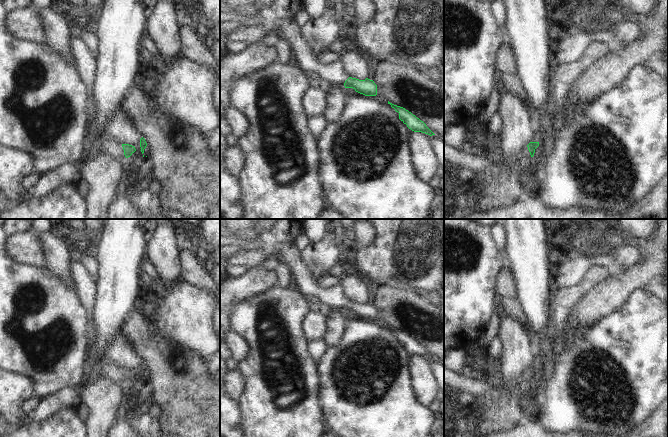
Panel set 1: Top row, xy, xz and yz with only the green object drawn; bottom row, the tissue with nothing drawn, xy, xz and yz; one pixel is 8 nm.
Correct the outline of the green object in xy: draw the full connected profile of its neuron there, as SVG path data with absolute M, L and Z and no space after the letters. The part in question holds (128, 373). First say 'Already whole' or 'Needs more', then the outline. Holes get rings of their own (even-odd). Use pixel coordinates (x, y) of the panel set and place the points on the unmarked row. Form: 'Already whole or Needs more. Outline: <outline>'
Needs more. Outline: M71 260L69 263L69 272L77 289L79 300L88 307L88 321L91 322L91 326L88 328L87 351L89 355L95 357L94 364L97 364L100 367L101 378L109 379L118 384L121 384L124 381L130 381L136 375L134 370L120 368L112 363L104 363L104 358L100 358L94 349L96 327L93 323L92 315L95 307L96 283L92 280L80 261Z

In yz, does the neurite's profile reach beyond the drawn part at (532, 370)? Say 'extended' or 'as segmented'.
extended

